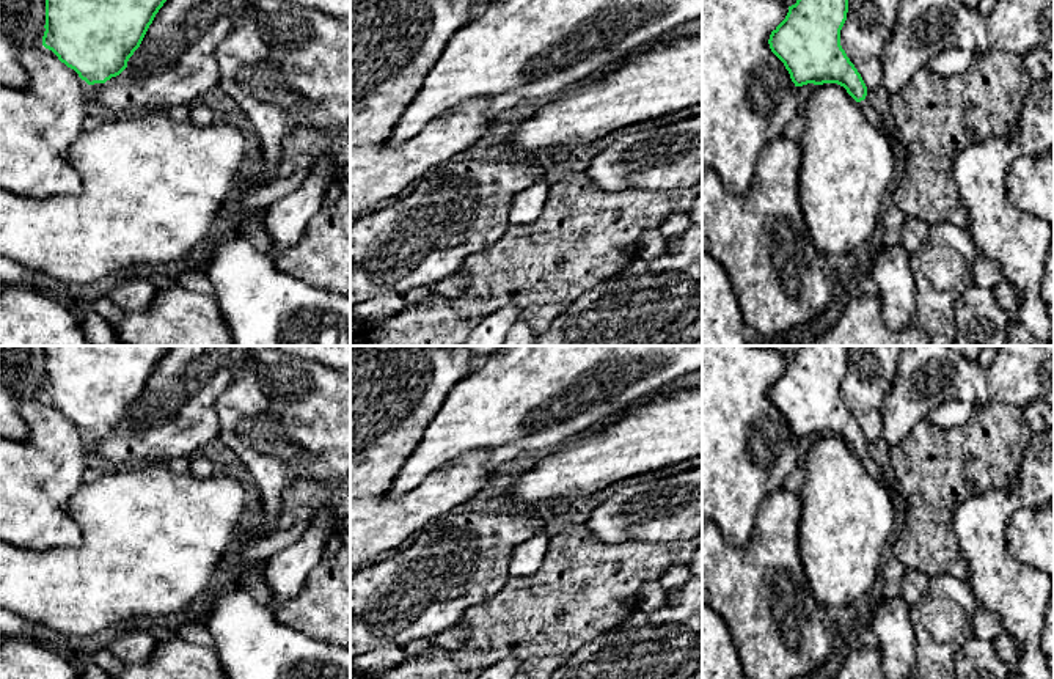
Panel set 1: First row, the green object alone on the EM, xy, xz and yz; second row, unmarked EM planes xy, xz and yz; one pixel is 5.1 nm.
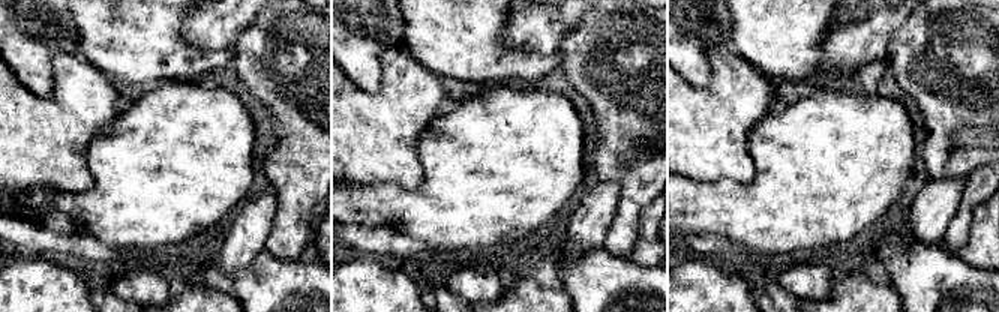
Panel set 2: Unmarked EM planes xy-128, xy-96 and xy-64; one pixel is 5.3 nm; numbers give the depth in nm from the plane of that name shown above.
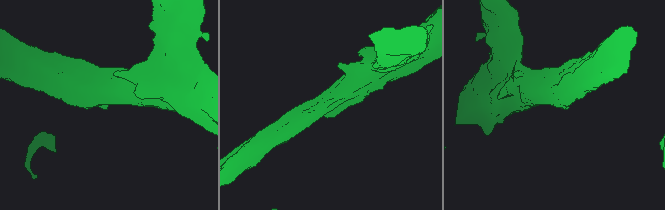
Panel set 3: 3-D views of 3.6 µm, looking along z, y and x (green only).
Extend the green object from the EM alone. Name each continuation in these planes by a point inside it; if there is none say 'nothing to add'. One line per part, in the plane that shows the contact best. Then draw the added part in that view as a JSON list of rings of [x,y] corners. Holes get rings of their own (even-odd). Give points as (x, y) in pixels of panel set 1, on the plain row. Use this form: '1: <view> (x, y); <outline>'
1: yz (872, 467); [[[866,450],[864,453],[859,454],[862,465],[866,467],[866,470],[869,472],[869,475],[872,478],[875,478],[880,483],[884,483],[884,476],[880,470],[880,465],[873,461],[873,457],[869,454],[869,451]]]

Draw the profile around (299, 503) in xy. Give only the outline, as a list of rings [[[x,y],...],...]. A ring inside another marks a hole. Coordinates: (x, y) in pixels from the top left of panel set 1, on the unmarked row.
[[[350,475],[346,479],[330,483],[303,478],[294,481],[283,492],[281,512],[275,523],[270,523],[264,511],[261,511],[259,514],[250,514],[245,530],[258,539],[289,530],[300,520],[311,519],[316,511],[314,484],[325,489],[338,501],[342,516],[350,517]]]

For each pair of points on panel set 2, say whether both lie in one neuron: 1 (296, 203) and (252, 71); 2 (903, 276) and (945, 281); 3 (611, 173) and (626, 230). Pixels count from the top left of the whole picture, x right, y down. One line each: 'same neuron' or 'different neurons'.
1: same neuron
2: same neuron
3: same neuron

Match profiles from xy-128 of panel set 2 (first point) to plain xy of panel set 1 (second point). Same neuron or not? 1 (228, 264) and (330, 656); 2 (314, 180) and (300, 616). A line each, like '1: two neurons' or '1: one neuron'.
1: two neurons
2: two neurons

